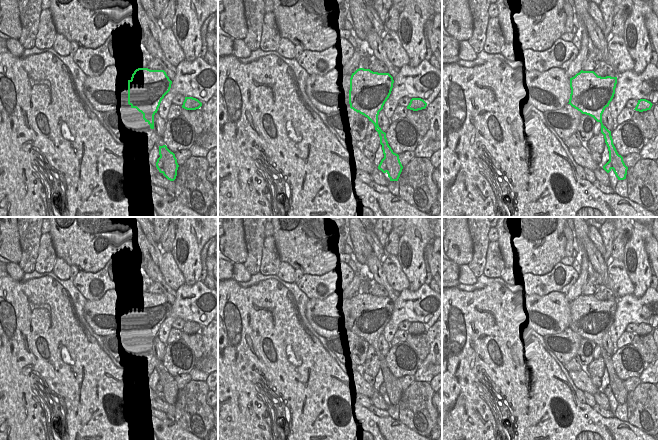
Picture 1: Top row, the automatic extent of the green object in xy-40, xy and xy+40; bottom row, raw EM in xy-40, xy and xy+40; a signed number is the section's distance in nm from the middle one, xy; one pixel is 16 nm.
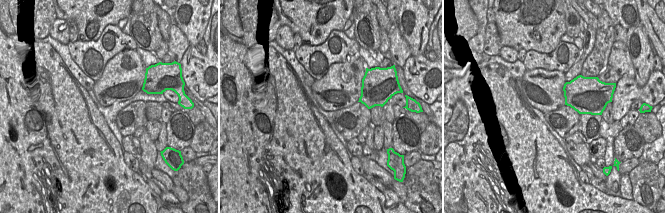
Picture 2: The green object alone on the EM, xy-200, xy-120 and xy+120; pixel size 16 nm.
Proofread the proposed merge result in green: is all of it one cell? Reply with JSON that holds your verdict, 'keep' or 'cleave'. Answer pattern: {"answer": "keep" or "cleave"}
{"answer": "cleave"}

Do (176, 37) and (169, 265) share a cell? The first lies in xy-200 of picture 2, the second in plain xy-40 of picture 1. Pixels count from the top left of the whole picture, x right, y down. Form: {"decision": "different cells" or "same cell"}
{"decision": "same cell"}

